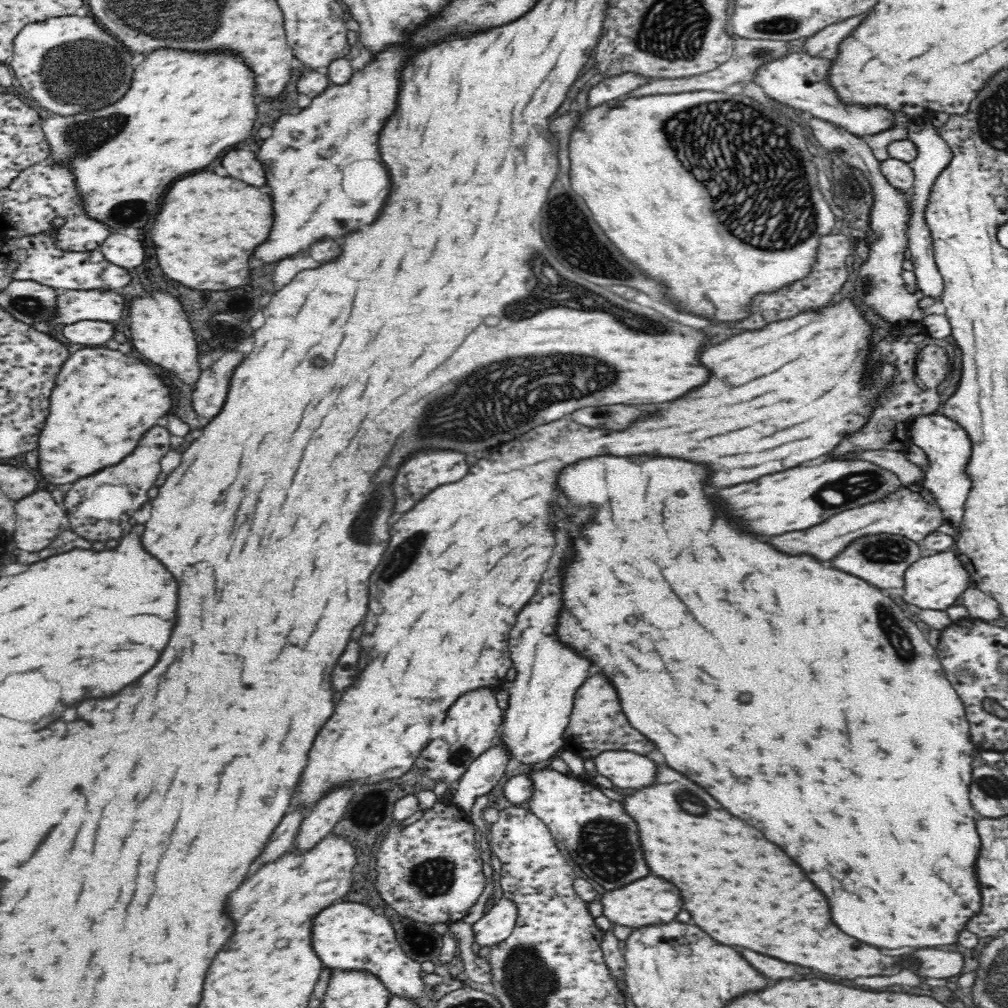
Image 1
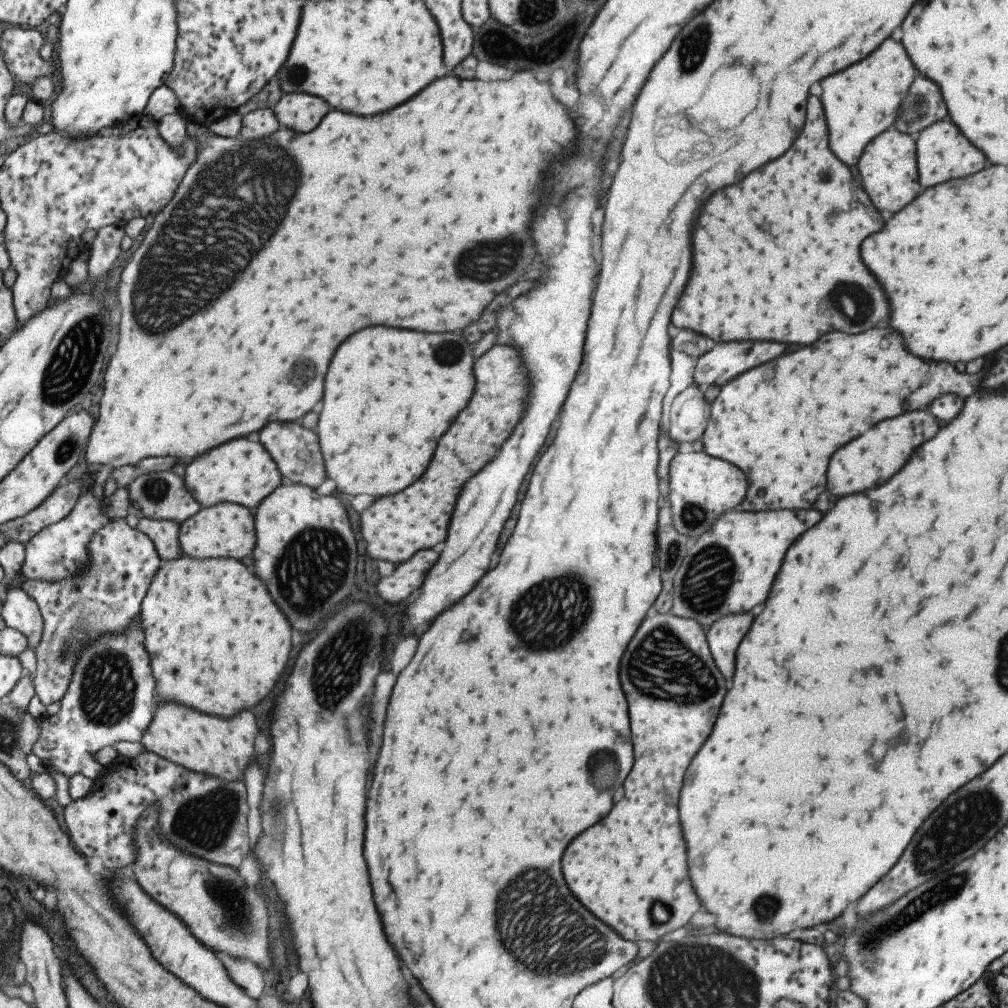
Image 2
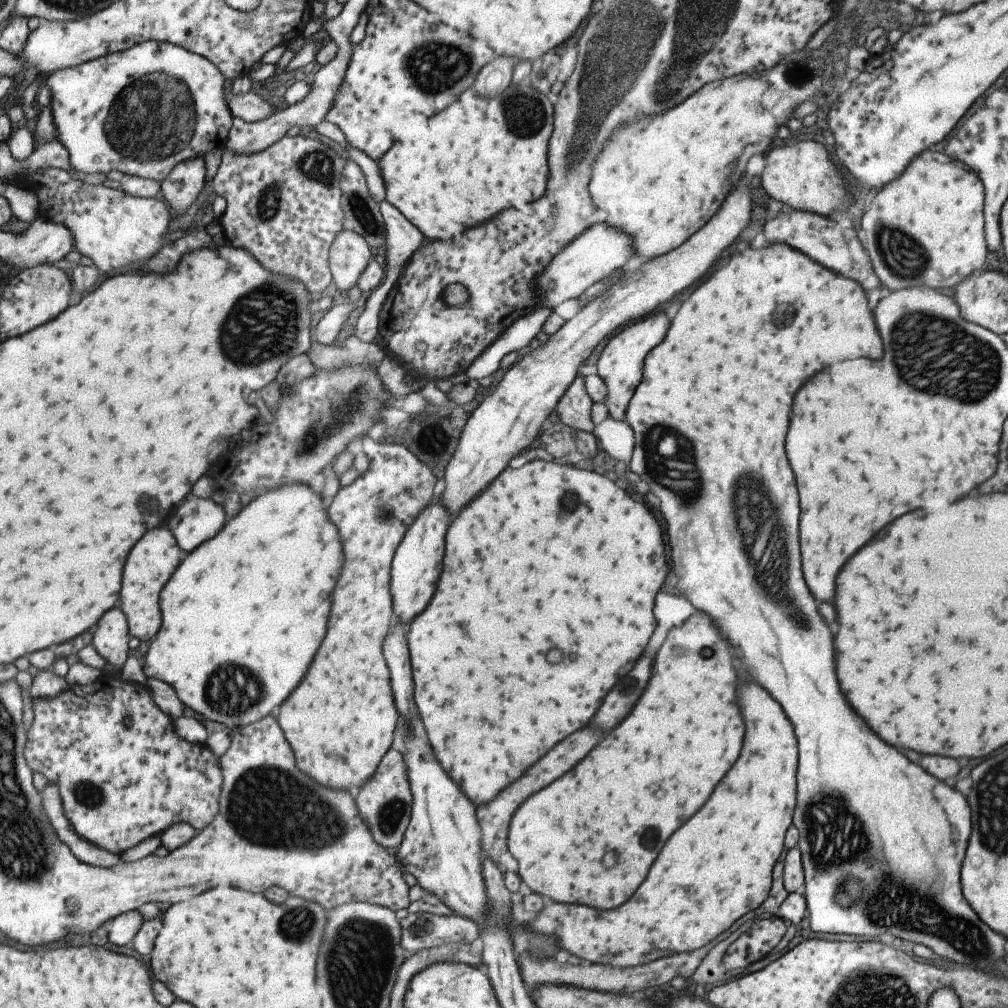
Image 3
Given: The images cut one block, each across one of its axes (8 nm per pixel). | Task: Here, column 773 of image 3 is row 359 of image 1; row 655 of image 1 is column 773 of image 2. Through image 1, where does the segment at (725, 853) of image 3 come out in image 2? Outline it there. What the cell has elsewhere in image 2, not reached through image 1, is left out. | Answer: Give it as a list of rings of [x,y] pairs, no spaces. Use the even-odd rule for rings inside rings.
[[[871,328],[867,332],[861,332],[861,334],[855,334],[855,336],[847,336],[847,334],[841,334],[841,332],[829,332],[825,336],[821,336],[819,340],[815,340],[815,344],[807,346],[807,348],[797,348],[793,352],[787,352],[783,356],[779,356],[779,360],[771,360],[763,366],[757,366],[741,376],[737,376],[735,380],[731,380],[729,384],[725,383],[710,404],[709,418],[705,430],[701,435],[702,451],[709,456],[719,458],[719,460],[725,460],[729,464],[735,464],[745,476],[747,476],[747,492],[745,492],[745,498],[741,500],[737,508],[743,511],[766,511],[766,510],[779,510],[779,508],[789,508],[789,510],[803,510],[803,508],[813,508],[813,502],[817,500],[817,496],[821,492],[825,492],[825,468],[827,468],[827,460],[829,456],[839,448],[843,446],[845,442],[849,442],[851,438],[863,434],[867,428],[871,428],[875,422],[883,420],[883,418],[893,418],[893,416],[899,416],[901,412],[907,412],[907,410],[917,410],[917,408],[928,409],[933,398],[939,396],[939,394],[945,394],[945,392],[953,392],[957,396],[963,396],[967,398],[969,394],[973,394],[977,390],[977,382],[983,380],[983,376],[989,372],[991,368],[991,362],[985,360],[983,368],[979,370],[979,374],[973,374],[973,376],[967,376],[967,374],[957,374],[953,370],[953,366],[949,364],[941,364],[941,362],[927,362],[921,360],[921,358],[915,358],[911,354],[907,354],[903,350],[903,344],[901,344],[901,338],[899,334],[895,334],[891,328]]]

